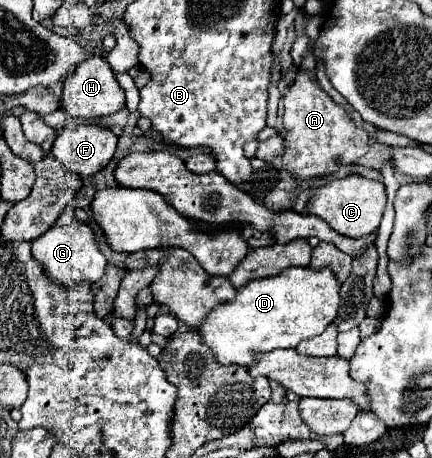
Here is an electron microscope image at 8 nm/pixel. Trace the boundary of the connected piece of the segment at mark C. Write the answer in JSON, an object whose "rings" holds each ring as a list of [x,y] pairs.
{"rings":[[[350,174],[346,178],[332,180],[326,186],[320,186],[308,202],[308,212],[326,220],[338,234],[344,234],[348,238],[364,238],[378,230],[386,200],[386,186],[382,182],[364,178],[360,174]]]}

